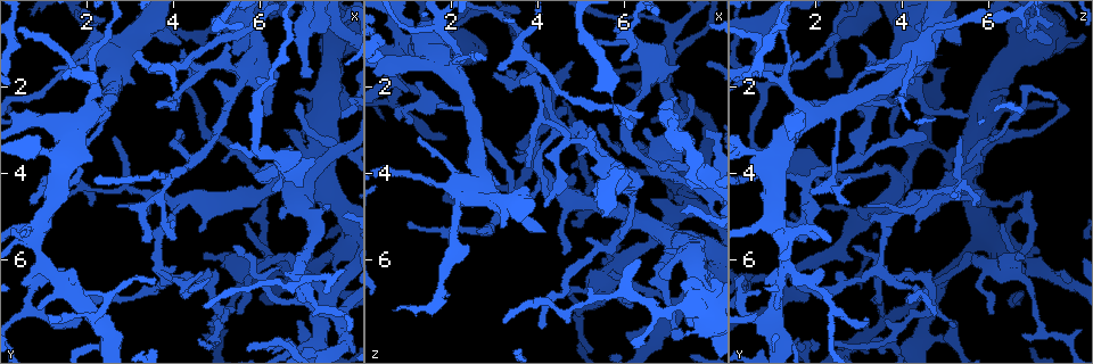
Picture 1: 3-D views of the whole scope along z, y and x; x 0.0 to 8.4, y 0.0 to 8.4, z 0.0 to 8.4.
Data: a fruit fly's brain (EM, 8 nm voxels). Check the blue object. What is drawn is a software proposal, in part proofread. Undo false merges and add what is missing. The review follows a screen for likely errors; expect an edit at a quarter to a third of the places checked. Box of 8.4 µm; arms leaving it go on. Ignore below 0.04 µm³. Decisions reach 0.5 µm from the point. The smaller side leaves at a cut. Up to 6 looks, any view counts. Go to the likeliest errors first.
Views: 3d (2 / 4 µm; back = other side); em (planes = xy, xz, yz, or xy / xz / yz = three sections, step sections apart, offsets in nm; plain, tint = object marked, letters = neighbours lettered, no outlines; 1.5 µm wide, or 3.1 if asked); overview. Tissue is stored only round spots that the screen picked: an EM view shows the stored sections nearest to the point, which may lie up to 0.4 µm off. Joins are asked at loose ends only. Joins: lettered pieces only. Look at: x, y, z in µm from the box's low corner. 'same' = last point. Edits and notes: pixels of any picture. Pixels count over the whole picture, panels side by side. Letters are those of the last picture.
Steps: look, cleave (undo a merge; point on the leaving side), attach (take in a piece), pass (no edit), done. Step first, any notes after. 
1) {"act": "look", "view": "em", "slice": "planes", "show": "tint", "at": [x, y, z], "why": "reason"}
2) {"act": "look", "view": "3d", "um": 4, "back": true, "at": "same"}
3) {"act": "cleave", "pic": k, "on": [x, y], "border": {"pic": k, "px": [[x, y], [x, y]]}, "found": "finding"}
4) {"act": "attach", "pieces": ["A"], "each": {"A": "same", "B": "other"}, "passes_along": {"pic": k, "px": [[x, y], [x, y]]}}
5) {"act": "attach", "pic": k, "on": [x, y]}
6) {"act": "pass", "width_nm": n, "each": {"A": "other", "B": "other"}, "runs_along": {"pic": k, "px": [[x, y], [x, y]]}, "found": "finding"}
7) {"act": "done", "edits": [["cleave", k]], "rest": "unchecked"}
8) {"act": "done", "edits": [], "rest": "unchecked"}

{"act": "look", "view": "em", "slice": "xz", "step": 8, "show": "tint", "at": [7.25, 3.65, 1.55], "why": "branch stops here"}

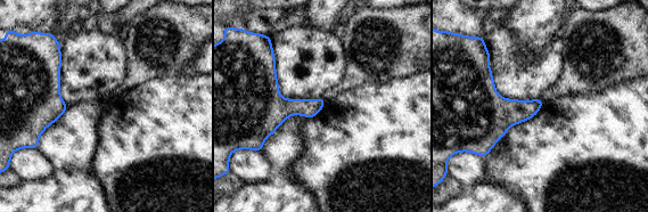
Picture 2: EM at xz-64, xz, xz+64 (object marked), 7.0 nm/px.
{"act": "look", "view": "em", "slice": "planes", "show": "letters", "at": "same"}

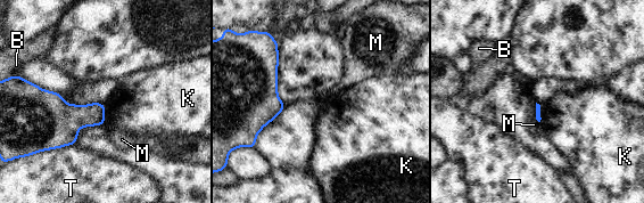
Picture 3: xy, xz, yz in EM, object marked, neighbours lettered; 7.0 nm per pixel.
{"act": "pass", "each": {"B": "other", "K": "other", "M": "other", "T": "other"}, "border": {"pic": 3, "px": [[104, 104], [105, 121], [101, 124]]}, "found": "none of them fits"}

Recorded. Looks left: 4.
{"act": "look", "view": "3d", "um": 4, "at": [5.90, 1.80, 1.40], "why": "tapers out"}

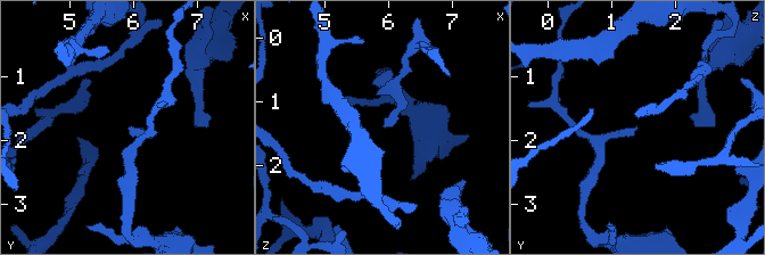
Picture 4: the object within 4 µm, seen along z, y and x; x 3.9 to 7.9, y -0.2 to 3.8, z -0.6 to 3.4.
{"act": "look", "view": "em", "slice": "planes", "show": "letters", "at": [5.95, 1.80, 1.40]}

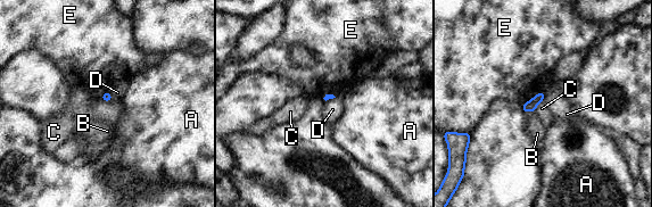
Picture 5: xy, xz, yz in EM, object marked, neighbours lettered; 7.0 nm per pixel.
{"act": "pass", "longest_contact_nm": ["E", 170], "each": {"A": "other", "B": "other", "C": "other", "D": "other", "E": "other"}, "found": "no lettered piece goes on from it"}

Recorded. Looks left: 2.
{"act": "look", "view": "em", "slice": "xz", "step": 4, "show": "tint", "at": [0.95, 4.50, 5.15], "why": "thin end"}

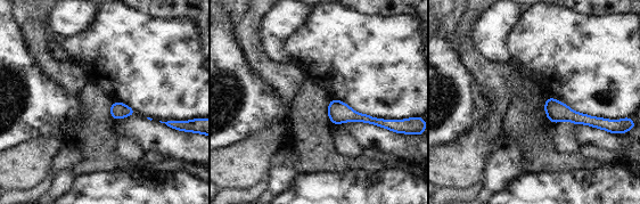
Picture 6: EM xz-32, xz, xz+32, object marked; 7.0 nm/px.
{"act": "look", "view": "em", "slice": "planes", "show": "letters", "at": "same", "why": "cut it another way"}

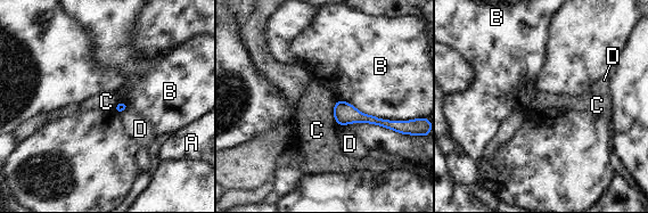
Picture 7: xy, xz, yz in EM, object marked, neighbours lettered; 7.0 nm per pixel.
{"act": "pass", "each": {"A": "other", "B": "other", "C": "other", "D": "other"}, "border": {"pic": 7, "px": [[336, 100], [334, 117], [338, 124]]}, "found": "no lettered piece goes on from it"}

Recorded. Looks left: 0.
{"act": "done", "edits": [], "rest": "unchecked"}

